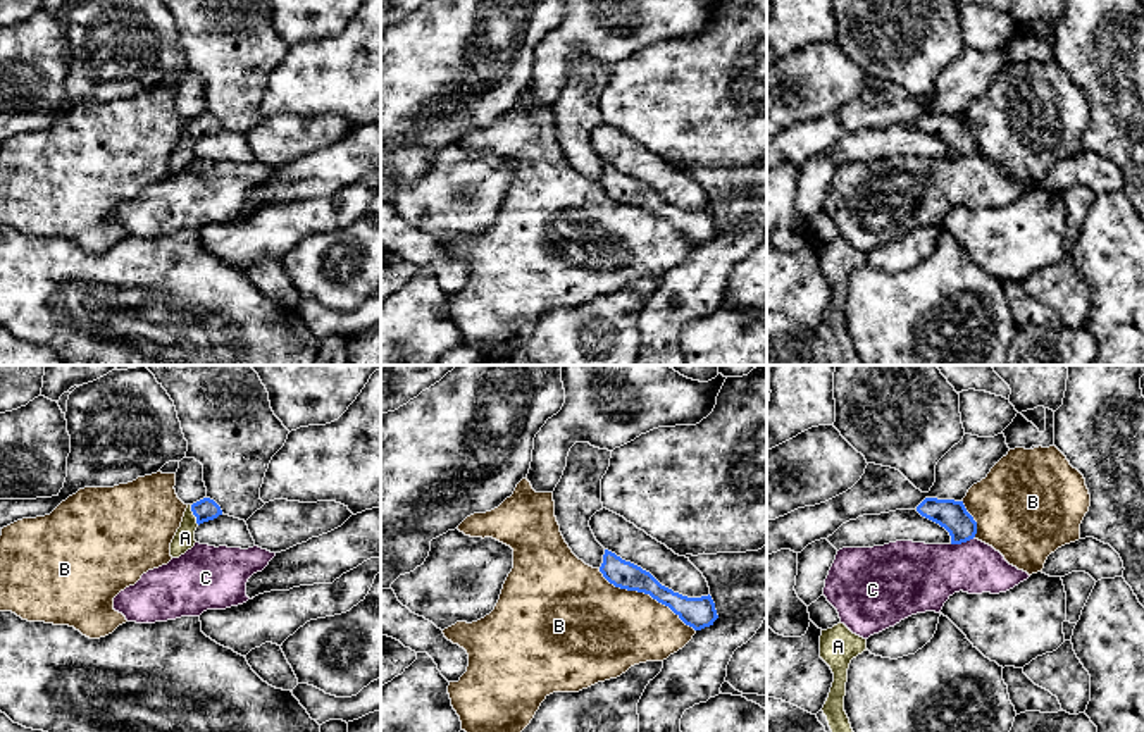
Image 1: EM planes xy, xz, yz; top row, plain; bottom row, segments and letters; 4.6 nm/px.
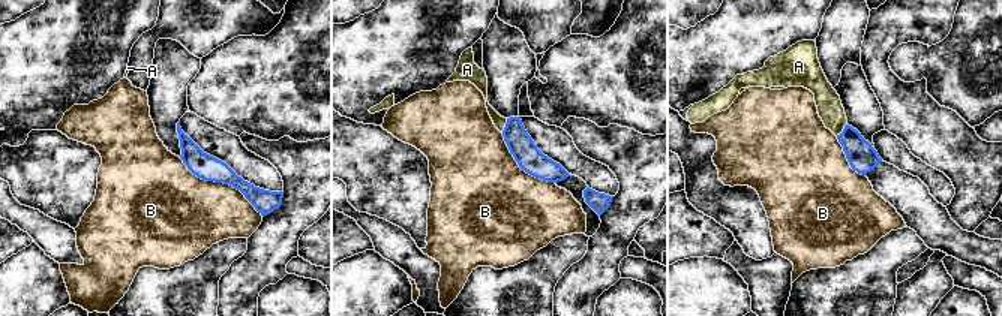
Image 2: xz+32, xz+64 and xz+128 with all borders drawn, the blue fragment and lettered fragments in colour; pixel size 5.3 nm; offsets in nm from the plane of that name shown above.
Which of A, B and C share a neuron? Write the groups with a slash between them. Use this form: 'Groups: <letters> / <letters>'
Groups: A / B / C

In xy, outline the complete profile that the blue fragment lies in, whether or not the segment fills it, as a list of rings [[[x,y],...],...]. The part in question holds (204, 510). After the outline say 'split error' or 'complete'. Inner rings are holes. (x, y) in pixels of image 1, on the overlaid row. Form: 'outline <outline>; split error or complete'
outline [[[203,498],[193,505],[188,505],[181,527],[177,529],[171,543],[171,556],[179,558],[188,549],[195,546],[195,530],[200,524],[208,522],[222,515],[221,506],[210,499]]]; split error

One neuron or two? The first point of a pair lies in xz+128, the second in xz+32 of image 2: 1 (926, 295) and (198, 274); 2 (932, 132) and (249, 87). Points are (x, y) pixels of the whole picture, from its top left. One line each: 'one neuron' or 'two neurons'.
1: two neurons
2: two neurons

